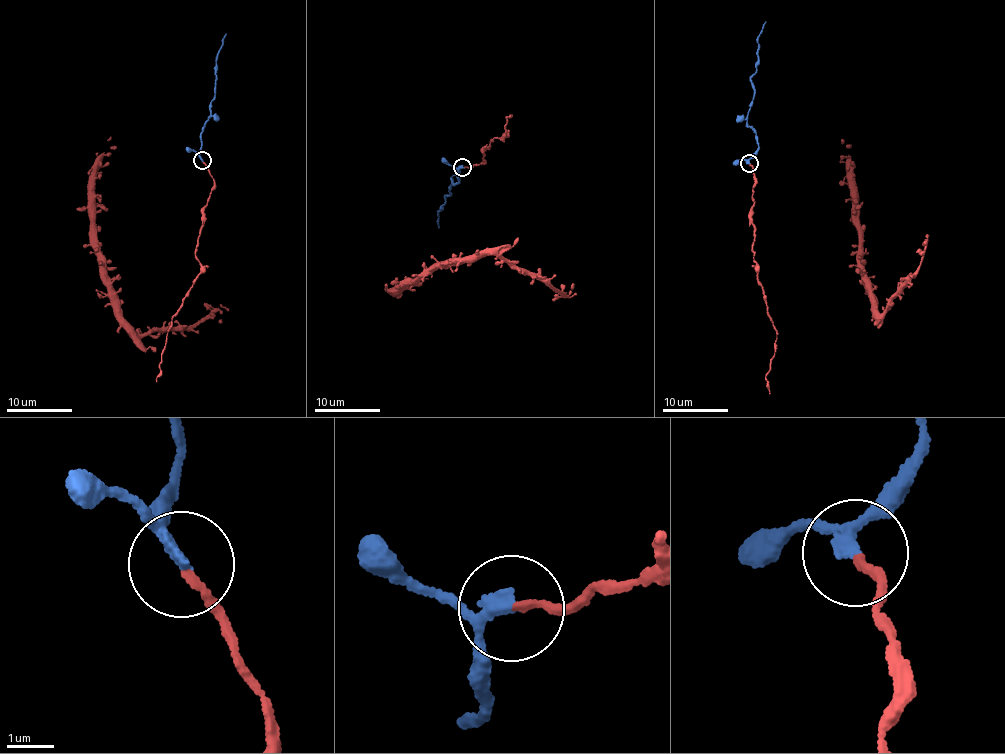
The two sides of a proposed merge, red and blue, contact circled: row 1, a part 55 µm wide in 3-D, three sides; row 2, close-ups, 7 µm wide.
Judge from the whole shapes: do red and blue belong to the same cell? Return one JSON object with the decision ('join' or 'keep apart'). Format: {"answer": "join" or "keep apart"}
{"answer": "join"}

